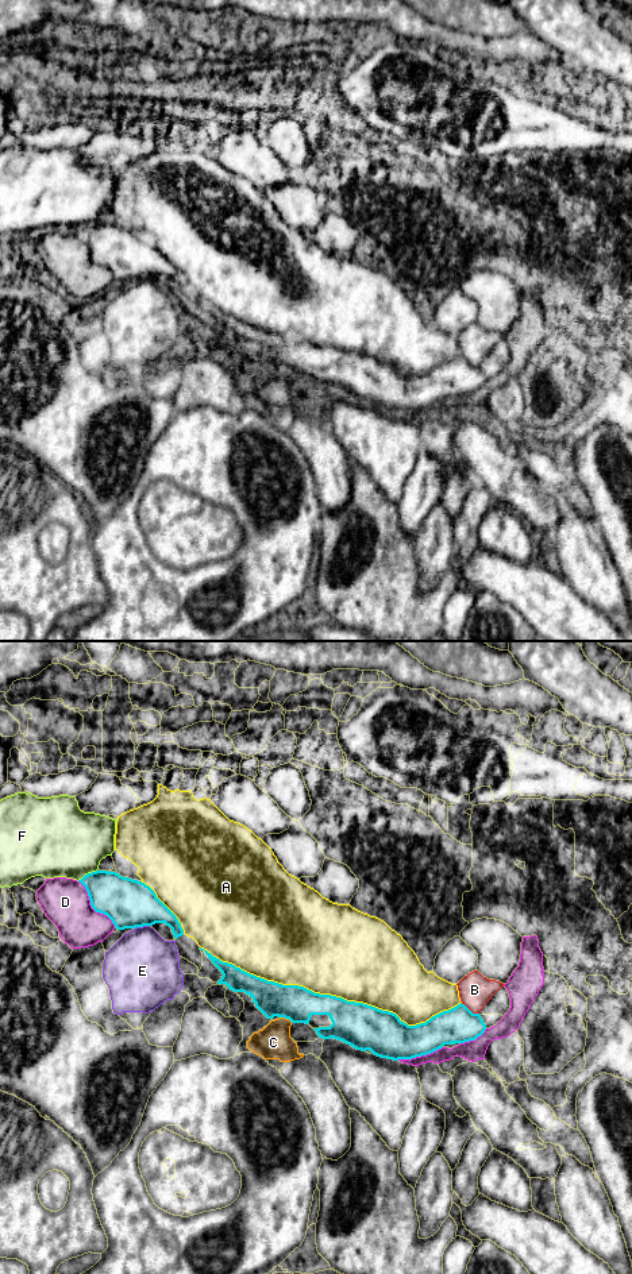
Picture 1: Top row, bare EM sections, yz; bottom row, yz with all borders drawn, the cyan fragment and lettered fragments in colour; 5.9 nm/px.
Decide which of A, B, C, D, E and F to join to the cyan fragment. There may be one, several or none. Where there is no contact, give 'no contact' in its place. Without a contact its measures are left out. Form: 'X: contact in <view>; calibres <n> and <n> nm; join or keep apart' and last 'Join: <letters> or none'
A: contact in yz; calibres 260 and 500 nm; keep apart
B: contact in yz; calibres 220 and 190 nm; keep apart
C: contact in yz; calibres 220 and 200 nm; keep apart
D: contact in yz; calibres 300 and 280 nm; keep apart
E: contact in yz; calibres 300 and 440 nm; keep apart
F: contact in yz; calibres 260 and 440 nm; keep apart
Join: none

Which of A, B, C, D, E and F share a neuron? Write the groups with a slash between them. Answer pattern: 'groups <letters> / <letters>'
groups A / B / C D / E / F

